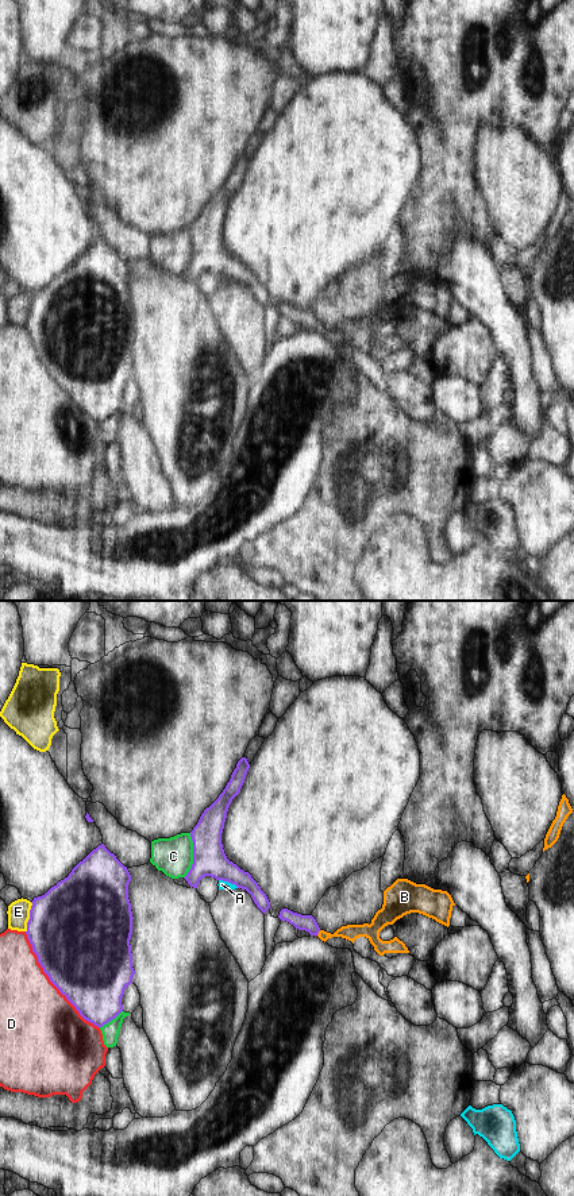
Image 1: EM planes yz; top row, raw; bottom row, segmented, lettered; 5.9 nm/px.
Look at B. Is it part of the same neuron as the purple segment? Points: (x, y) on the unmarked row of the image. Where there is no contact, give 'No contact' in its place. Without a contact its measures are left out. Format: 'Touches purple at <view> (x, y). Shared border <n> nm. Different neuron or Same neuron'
Touches purple at yz (318, 328). Shared border 40 nm. Same neuron

